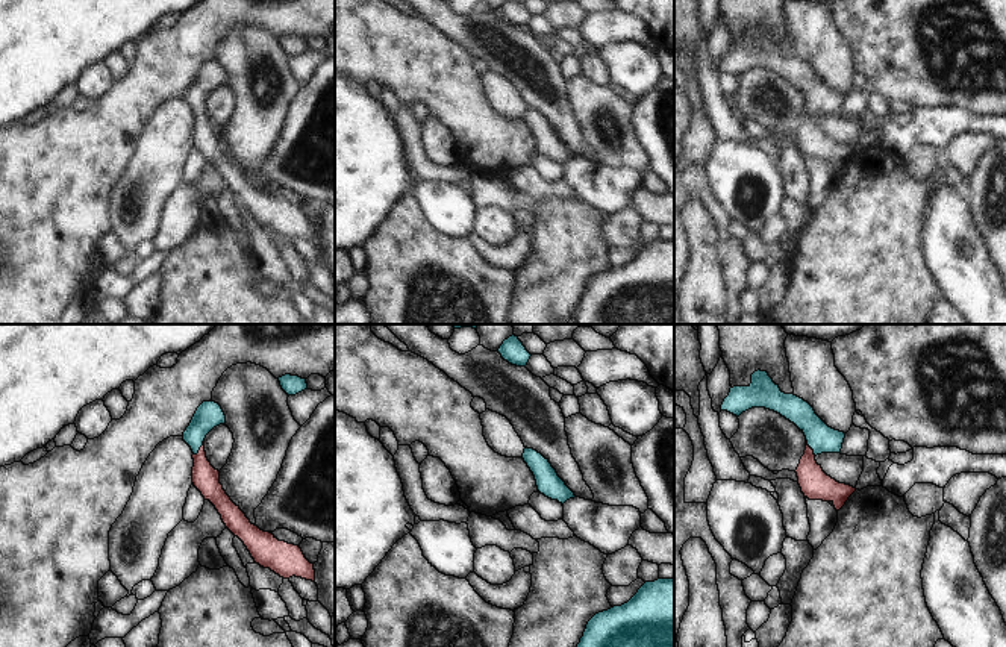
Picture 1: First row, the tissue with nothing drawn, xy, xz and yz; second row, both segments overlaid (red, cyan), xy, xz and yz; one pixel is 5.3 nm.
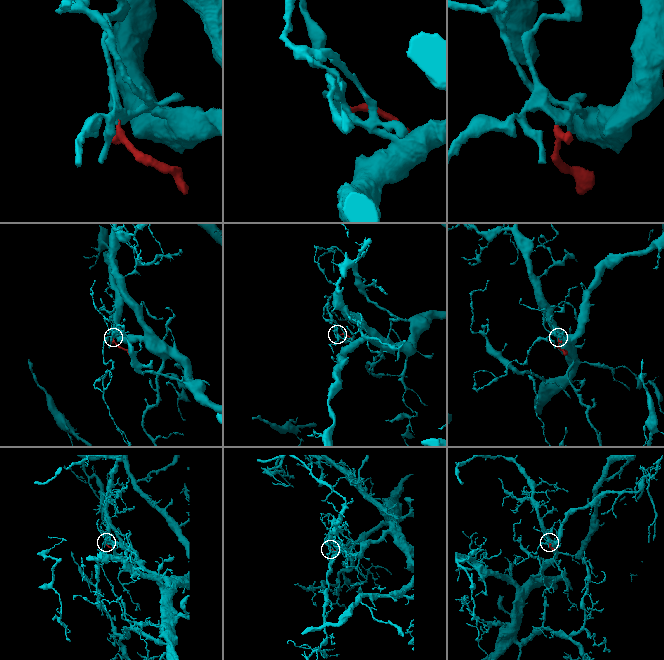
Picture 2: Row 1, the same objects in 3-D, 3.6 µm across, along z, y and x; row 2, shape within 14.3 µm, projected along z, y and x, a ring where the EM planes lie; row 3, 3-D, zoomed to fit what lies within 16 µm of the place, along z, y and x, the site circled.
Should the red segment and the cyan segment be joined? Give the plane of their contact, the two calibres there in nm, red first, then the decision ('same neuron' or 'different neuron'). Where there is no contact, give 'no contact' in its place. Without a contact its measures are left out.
contact in xy; calibres 140 and 140 nm; same neuron

